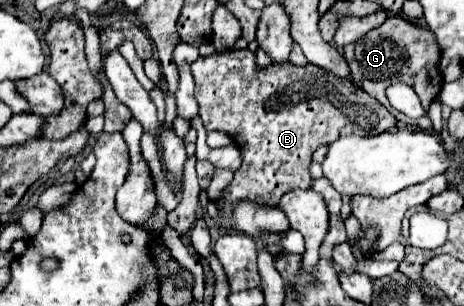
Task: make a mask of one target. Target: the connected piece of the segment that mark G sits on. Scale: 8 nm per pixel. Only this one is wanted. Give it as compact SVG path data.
M390 16L390 18L386 18L386 22L380 28L374 28L362 40L346 46L346 60L348 60L350 72L352 72L352 78L356 80L356 84L360 84L360 88L364 92L374 96L382 106L386 106L396 116L398 122L420 128L420 130L432 128L432 122L428 116L412 120L412 118L396 112L386 98L386 88L394 82L406 82L408 86L412 86L422 102L422 108L428 108L430 102L438 96L438 92L442 88L442 76L440 76L440 68L438 68L440 48L436 44L432 32L422 30L416 24L410 24L400 16Z

